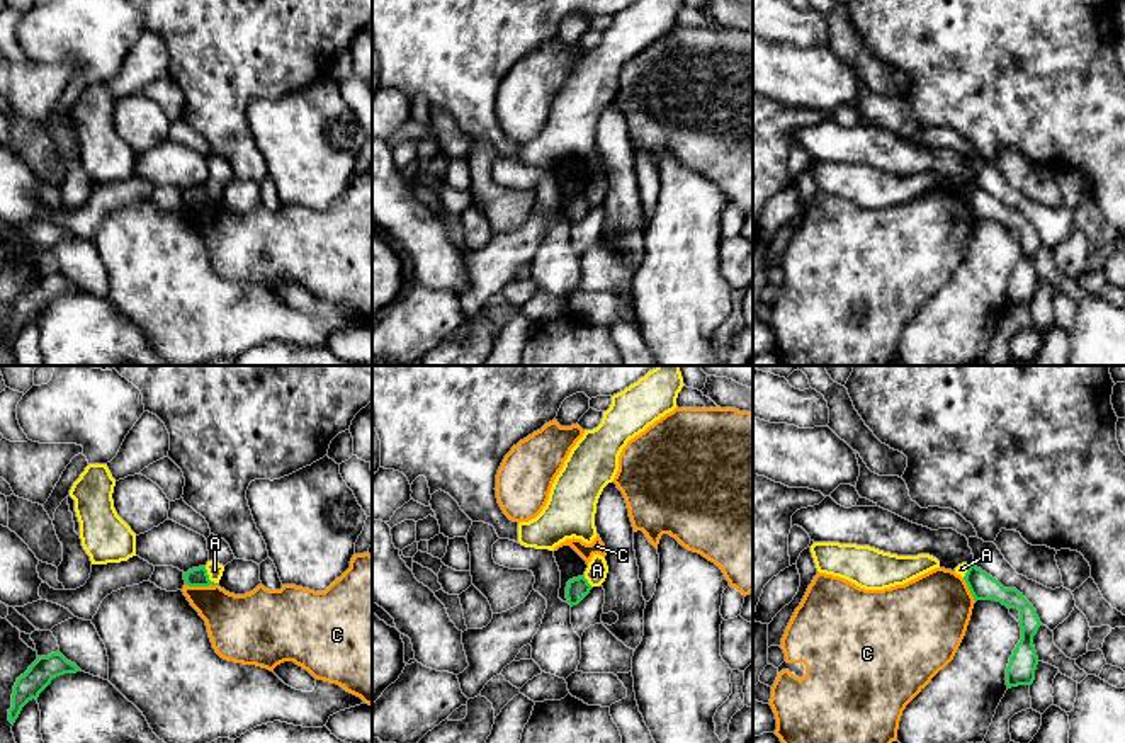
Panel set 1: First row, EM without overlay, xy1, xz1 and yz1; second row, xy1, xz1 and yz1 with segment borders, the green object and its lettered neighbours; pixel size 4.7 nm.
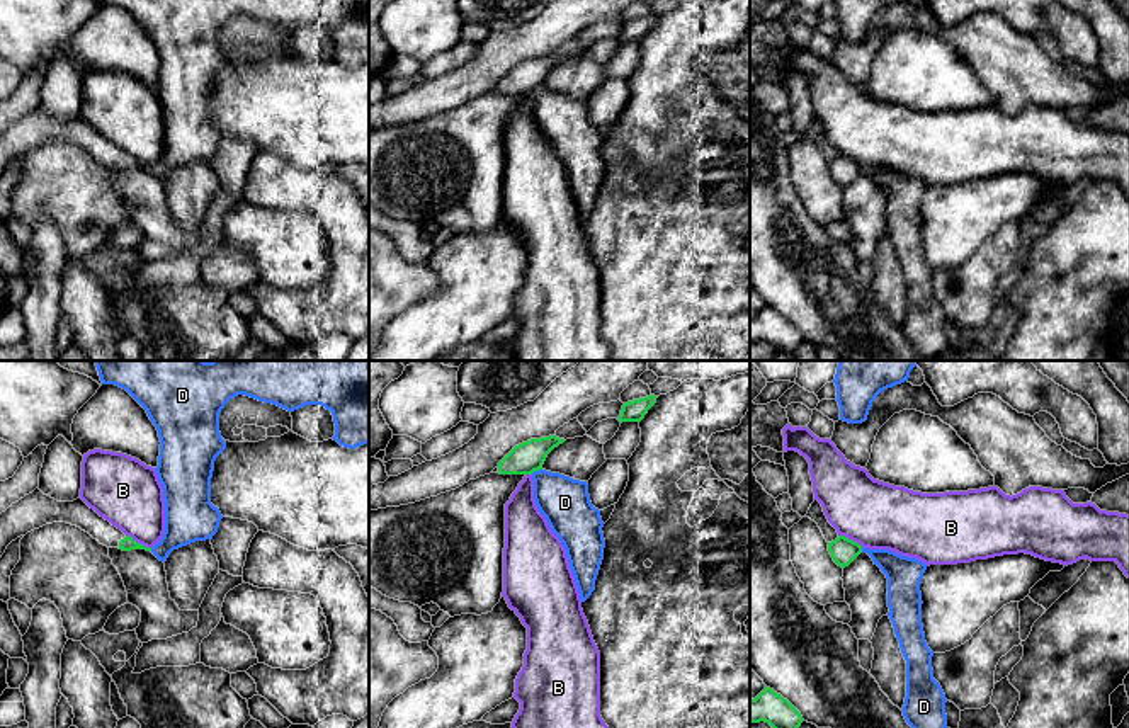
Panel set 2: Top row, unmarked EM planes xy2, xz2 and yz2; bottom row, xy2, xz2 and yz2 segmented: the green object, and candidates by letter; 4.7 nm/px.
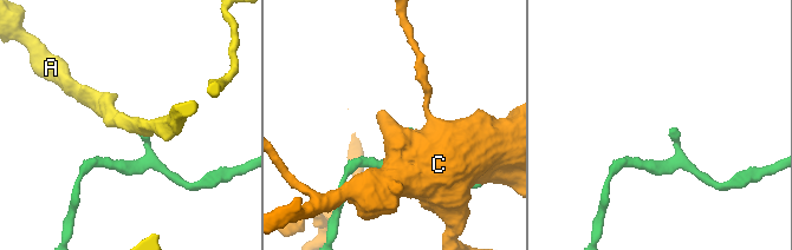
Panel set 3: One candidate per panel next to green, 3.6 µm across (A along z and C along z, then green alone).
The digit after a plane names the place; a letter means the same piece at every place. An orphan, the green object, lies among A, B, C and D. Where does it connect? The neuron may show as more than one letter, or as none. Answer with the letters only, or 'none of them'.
none of them

